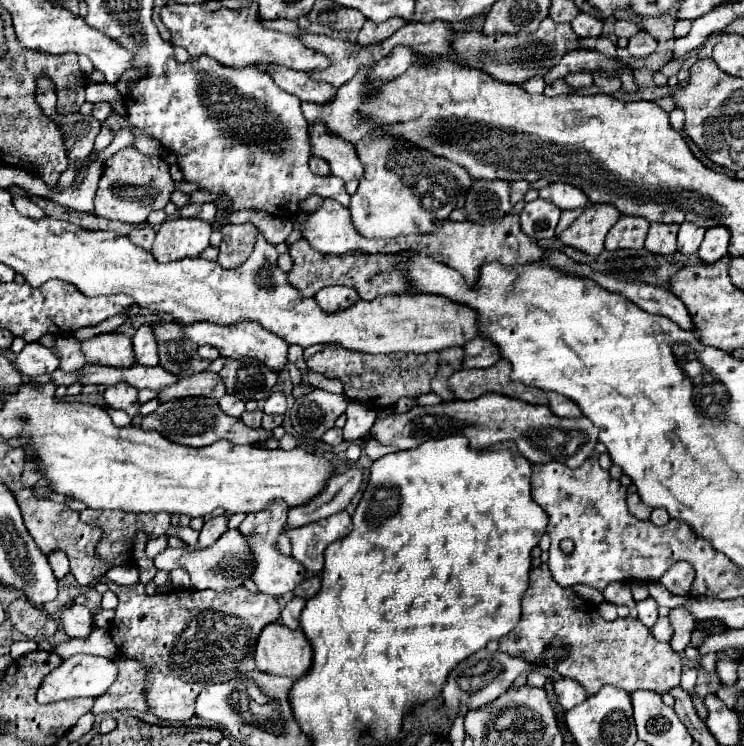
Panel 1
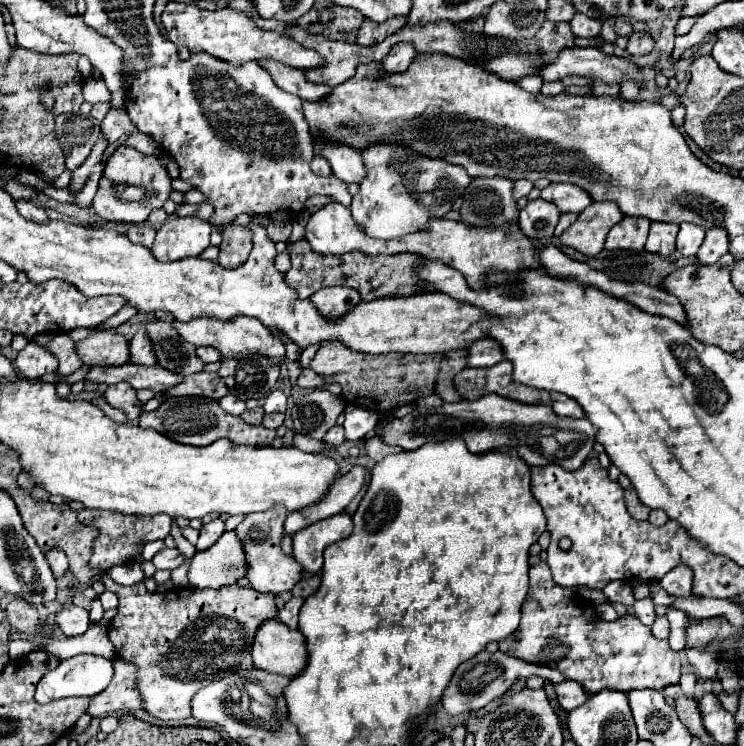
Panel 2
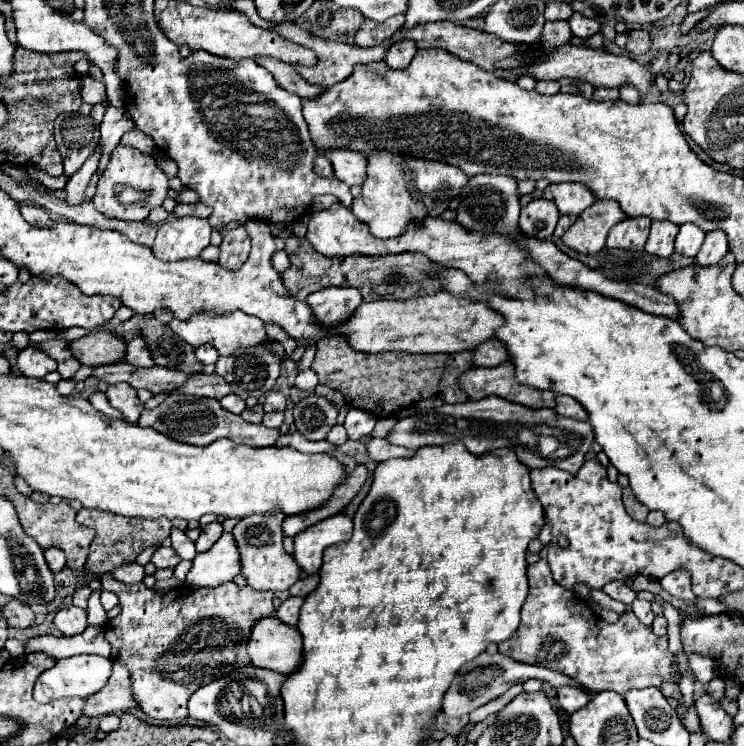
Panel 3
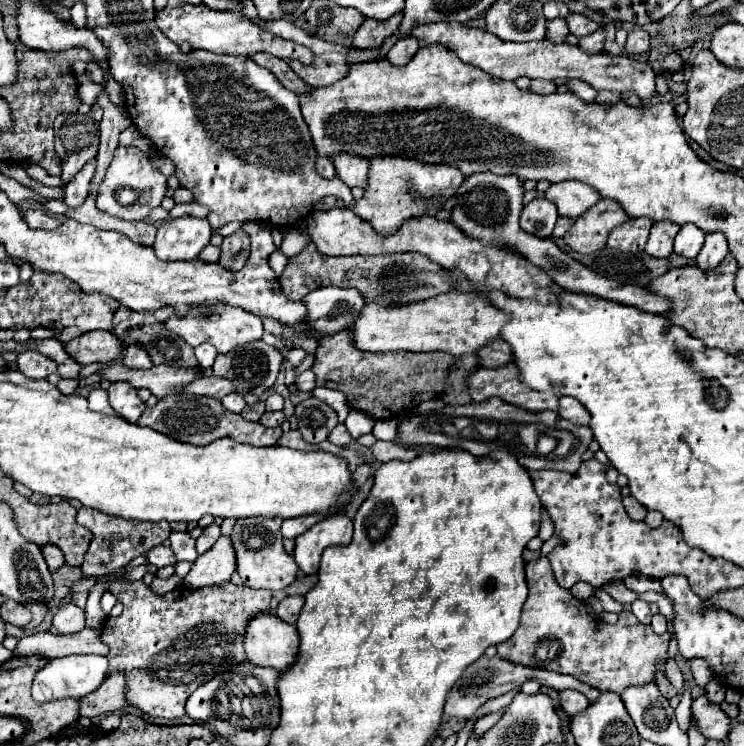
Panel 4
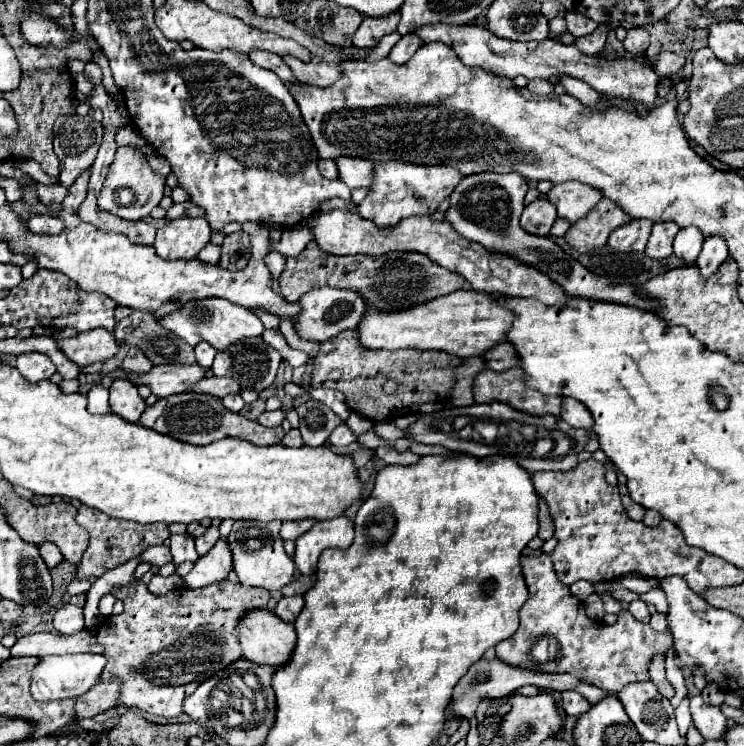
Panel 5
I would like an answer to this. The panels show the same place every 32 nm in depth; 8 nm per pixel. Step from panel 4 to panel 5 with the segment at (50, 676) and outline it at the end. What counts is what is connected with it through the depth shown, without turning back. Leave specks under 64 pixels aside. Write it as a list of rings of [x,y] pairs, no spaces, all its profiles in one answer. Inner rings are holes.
[[[66,654],[66,656],[46,656],[32,672],[32,696],[40,702],[76,698],[88,692],[96,682],[100,682],[102,670],[106,668],[106,658],[100,654]]]

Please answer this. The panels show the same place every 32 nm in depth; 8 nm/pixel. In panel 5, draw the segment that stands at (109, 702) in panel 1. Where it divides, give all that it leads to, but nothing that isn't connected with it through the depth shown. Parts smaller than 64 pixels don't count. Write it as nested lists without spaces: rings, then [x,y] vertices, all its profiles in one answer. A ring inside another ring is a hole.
[[[120,678],[100,682],[90,692],[76,698],[76,722],[82,718],[94,718],[110,708],[120,706]]]

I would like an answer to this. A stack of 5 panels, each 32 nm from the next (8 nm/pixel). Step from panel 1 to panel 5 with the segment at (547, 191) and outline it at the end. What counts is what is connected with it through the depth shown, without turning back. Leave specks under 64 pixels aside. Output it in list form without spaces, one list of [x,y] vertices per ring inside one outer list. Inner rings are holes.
[[[562,182],[552,186],[546,198],[556,206],[560,218],[576,222],[602,200],[602,194],[596,188],[580,182]]]

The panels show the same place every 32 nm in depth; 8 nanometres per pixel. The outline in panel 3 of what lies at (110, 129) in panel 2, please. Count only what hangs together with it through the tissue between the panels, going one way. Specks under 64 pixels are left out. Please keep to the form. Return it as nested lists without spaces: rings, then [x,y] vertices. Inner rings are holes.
[[[108,106],[106,114],[104,114],[104,120],[100,124],[100,134],[102,134],[100,142],[104,146],[102,158],[100,158],[100,174],[104,172],[104,168],[106,168],[108,160],[110,160],[112,150],[120,144],[120,138],[126,132],[130,132],[130,130],[134,130],[134,124],[132,124],[128,112],[124,108],[112,108],[112,106]]]

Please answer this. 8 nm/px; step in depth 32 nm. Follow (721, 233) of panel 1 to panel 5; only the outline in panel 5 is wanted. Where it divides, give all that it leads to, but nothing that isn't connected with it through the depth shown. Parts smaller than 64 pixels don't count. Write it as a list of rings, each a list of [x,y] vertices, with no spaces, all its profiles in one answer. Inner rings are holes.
[[[706,236],[702,252],[696,258],[696,266],[700,268],[702,276],[708,278],[708,276],[712,276],[718,270],[718,266],[726,258],[728,258],[728,248],[724,244],[724,238],[722,236]]]

